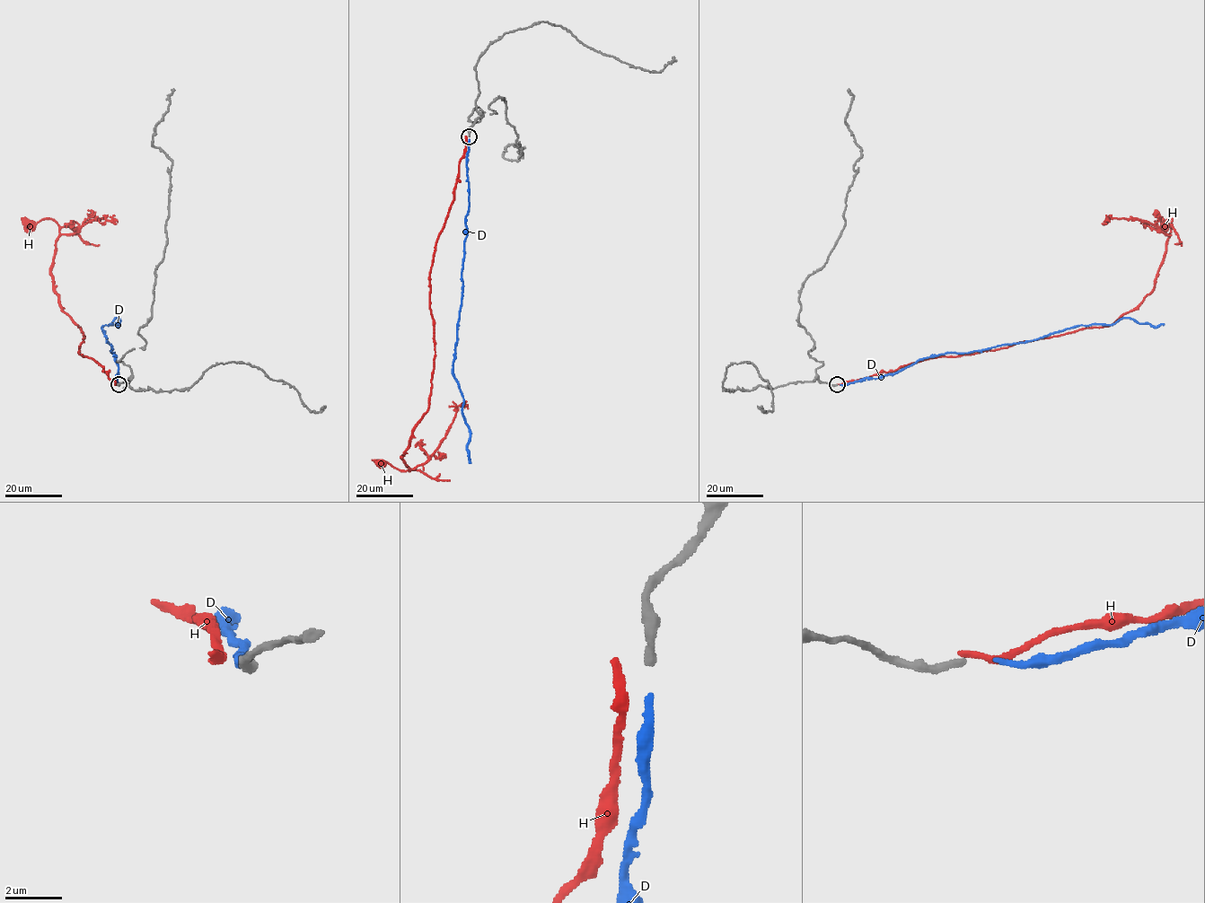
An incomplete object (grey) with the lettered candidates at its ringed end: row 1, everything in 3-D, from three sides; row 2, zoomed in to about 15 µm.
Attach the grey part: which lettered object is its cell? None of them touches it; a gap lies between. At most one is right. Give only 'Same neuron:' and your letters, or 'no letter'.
Same neuron: D

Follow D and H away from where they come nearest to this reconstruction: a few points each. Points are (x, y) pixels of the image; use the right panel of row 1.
D: (840, 384), (894, 374), (942, 354), (1027, 342), (1081, 325), (1113, 324), (1122, 318), (1164, 324)
H: (838, 384), (927, 358), (1112, 325), (1154, 287), (1169, 234), (1138, 220), (1105, 220), (1109, 222)

